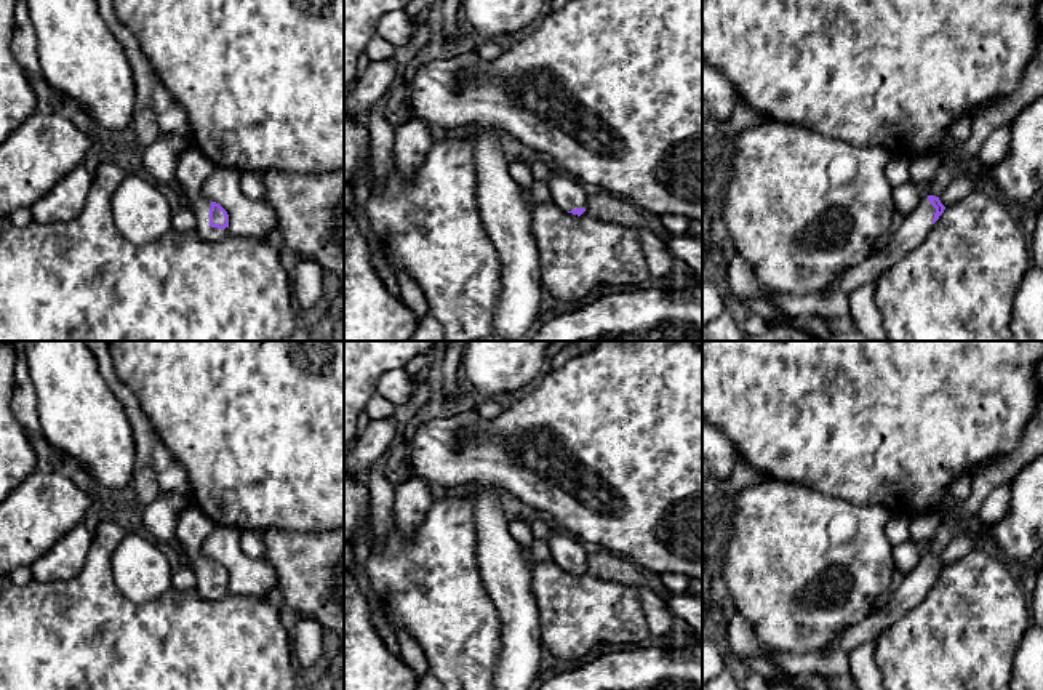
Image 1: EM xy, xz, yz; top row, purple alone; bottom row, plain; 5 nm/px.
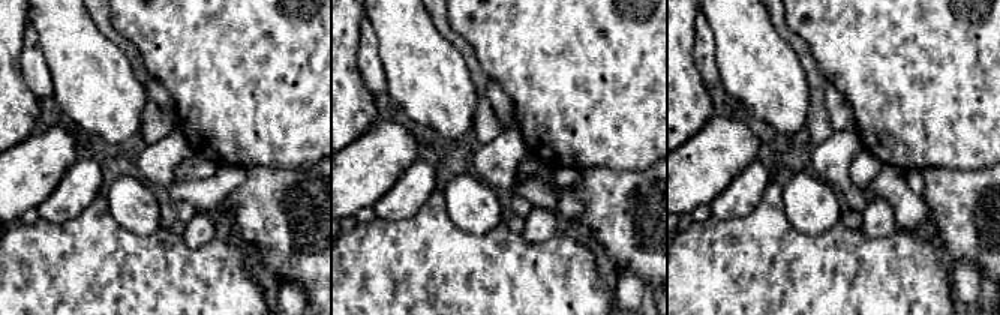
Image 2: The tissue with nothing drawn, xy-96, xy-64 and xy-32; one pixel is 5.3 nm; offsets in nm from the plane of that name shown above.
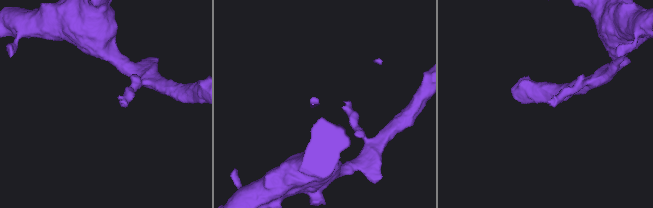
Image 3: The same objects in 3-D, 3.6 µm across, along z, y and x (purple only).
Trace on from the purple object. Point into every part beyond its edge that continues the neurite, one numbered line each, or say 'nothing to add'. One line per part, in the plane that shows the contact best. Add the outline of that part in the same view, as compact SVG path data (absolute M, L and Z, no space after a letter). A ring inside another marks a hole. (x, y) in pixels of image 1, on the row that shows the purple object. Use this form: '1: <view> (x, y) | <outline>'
1: xy (202, 207) | M200 192L189 195L189 199L194 203L194 211L197 218L195 231L198 232L198 235L206 242L219 242L226 239L229 235L229 227L218 229L210 226L211 202L203 199Z

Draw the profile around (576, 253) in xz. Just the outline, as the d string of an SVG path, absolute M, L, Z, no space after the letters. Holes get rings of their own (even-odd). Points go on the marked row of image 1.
M523 187L523 194L531 210L531 231L539 251L542 287L557 303L579 301L598 285L630 288L649 275L635 227L598 219L587 208L577 216L558 208L555 203L537 205L533 189Z

